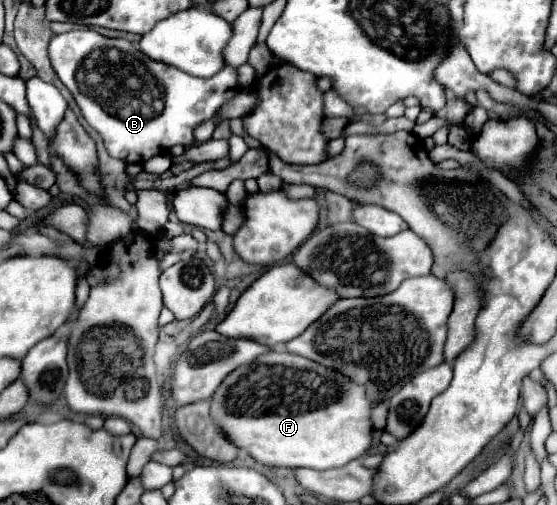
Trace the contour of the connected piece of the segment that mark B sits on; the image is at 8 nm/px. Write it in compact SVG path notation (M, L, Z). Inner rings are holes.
M72 30L54 36L48 46L48 56L54 72L78 102L86 122L102 136L110 156L124 160L126 164L146 162L156 154L168 152L174 144L190 146L194 142L194 126L212 118L216 110L240 90L236 70L230 66L224 66L222 72L212 78L196 78L174 66L150 60L128 40L106 38L94 30Z

